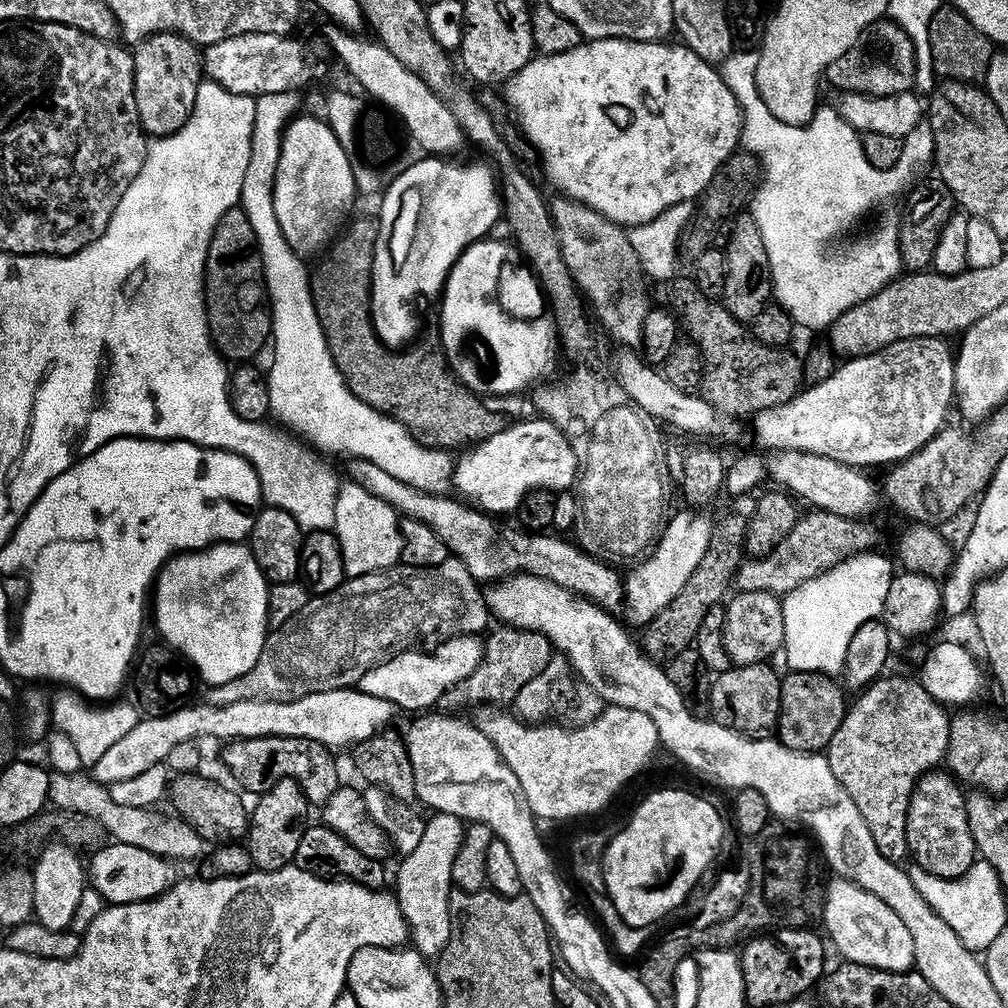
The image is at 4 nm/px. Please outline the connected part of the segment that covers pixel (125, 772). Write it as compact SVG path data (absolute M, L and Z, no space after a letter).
M346 688L326 694L310 694L294 702L234 702L234 706L221 708L214 708L207 702L200 703L171 712L168 716L141 719L140 724L136 725L126 738L115 743L91 766L92 780L105 786L130 782L131 779L136 779L148 770L165 763L174 746L191 740L231 742L285 736L313 740L333 750L348 747L351 749L359 744L375 741L381 735L379 732L398 715L395 704L382 698L366 696L359 690Z

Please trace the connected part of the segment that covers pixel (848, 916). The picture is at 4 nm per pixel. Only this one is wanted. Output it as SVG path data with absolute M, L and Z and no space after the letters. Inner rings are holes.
M837 877L832 884L828 884L825 893L825 904L822 909L822 920L826 922L829 939L833 940L837 950L844 956L847 963L866 965L868 968L882 969L884 972L902 973L911 971L915 967L914 938L910 930L894 910L875 898L865 888L855 881L845 877Z

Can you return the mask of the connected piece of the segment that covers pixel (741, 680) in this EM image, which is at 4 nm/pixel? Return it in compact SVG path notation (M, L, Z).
M771 663L733 666L712 680L711 719L724 728L745 734L768 734L780 723L784 682Z

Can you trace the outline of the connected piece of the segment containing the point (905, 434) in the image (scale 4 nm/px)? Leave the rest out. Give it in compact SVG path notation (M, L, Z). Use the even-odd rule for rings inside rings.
M943 339L898 342L878 354L858 356L841 363L826 382L801 391L789 404L760 412L754 418L756 436L768 450L810 452L851 468L869 470L875 464L895 466L908 459L945 427L948 411L953 411L956 394L954 352Z

